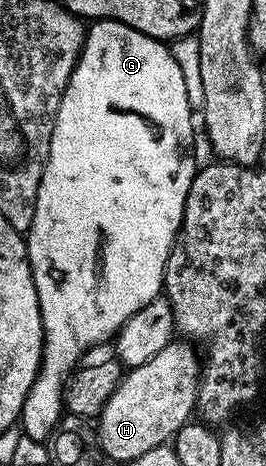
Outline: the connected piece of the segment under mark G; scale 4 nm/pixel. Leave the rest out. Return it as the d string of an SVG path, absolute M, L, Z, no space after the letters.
M114 19L96 20L87 27L84 49L80 51L80 58L66 84L66 92L56 113L48 161L44 164L42 180L38 184L36 193L34 220L26 231L28 263L32 269L34 288L38 292L38 304L42 312L44 355L40 360L40 370L36 373L34 384L26 396L26 404L20 413L18 426L23 437L33 438L39 442L50 438L52 430L60 423L65 413L64 384L73 370L81 365L80 357L91 346L100 346L107 338L108 341L115 339L117 332L126 324L126 320L130 320L130 316L134 316L134 312L146 308L150 300L161 297L168 253L172 251L176 233L180 230L180 221L184 215L184 201L190 192L192 177L198 169L198 161L196 162L195 156L192 155L192 114L194 114L194 108L188 102L186 80L182 80L182 68L178 68L171 49L163 41L144 35L124 23L115 22Z

